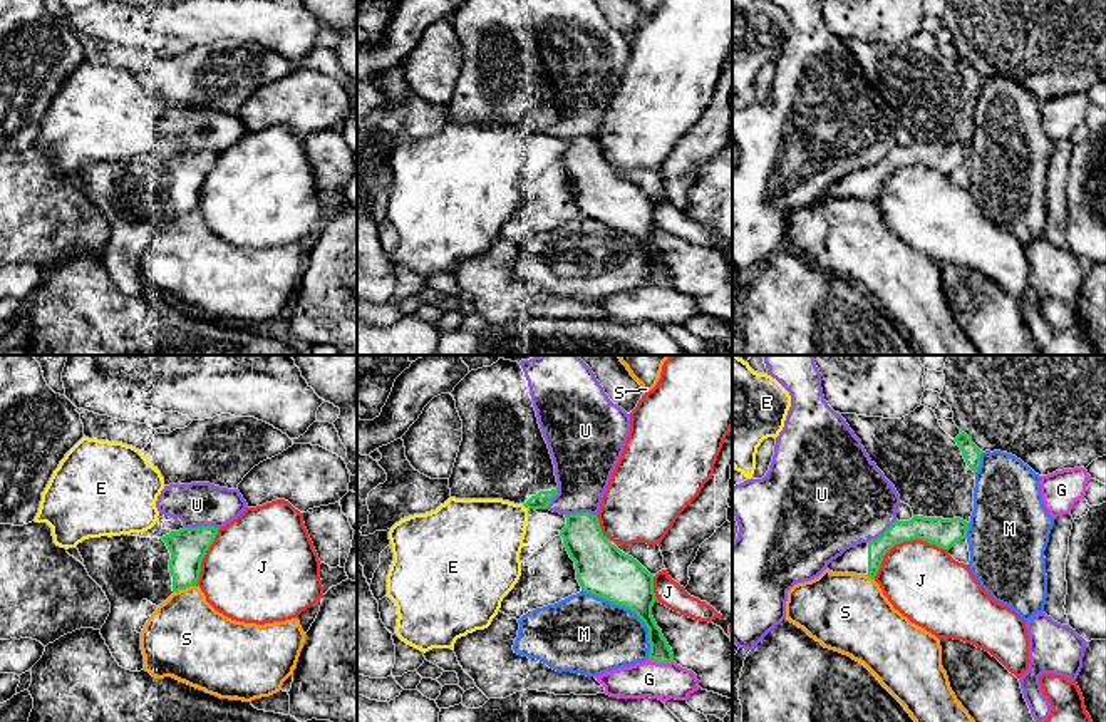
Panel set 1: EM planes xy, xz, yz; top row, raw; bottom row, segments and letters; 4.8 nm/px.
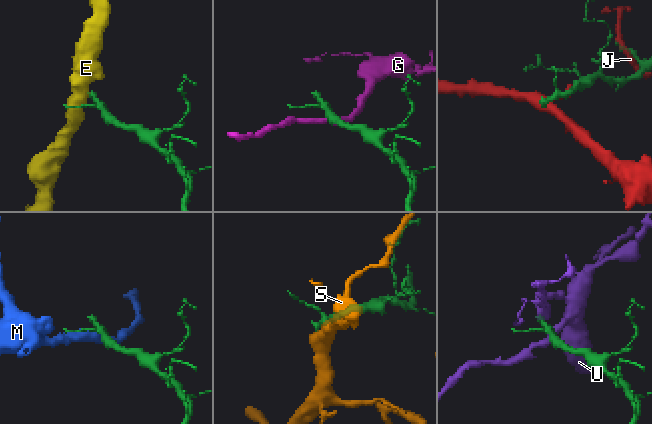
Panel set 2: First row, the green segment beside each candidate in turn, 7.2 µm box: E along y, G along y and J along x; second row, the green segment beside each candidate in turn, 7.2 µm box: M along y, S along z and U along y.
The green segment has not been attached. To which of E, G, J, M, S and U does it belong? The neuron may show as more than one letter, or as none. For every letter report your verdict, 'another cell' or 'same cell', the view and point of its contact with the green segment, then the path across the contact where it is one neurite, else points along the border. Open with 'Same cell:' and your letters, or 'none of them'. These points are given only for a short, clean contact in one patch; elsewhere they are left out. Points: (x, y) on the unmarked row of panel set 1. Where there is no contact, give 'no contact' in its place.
Same cell: none of them
E: another cell | xz (525, 131)
G: another cell | xz (661, 287) | along xz (649, 283), (672, 287)
J: another cell | yz (904, 165)
M: another cell | xz (632, 235)
S: another cell | xy (185, 213) | along xy (195, 210), (175, 218)
U: another cell | xy (201, 151) | along xy (185, 151), (218, 153)

